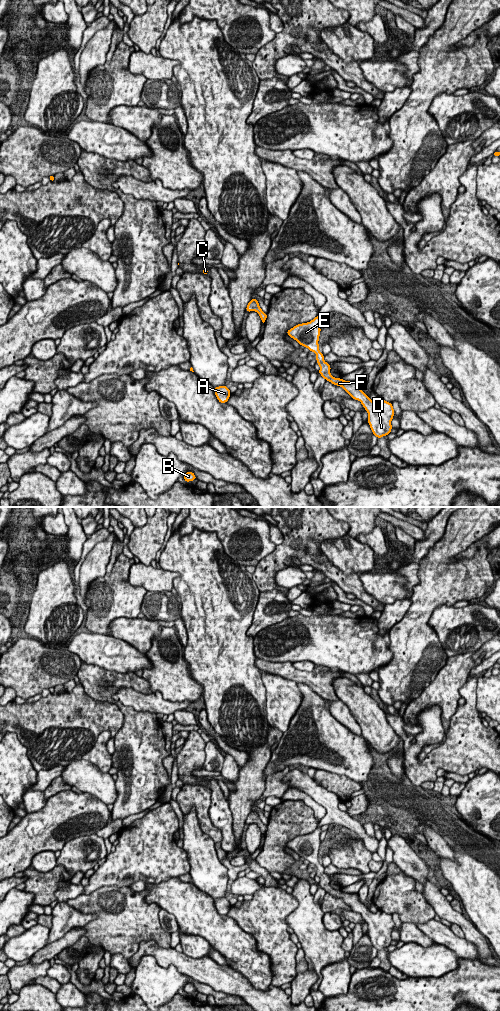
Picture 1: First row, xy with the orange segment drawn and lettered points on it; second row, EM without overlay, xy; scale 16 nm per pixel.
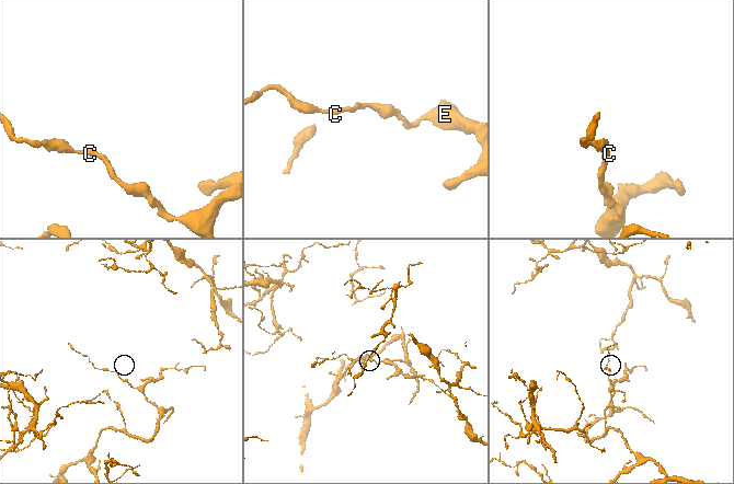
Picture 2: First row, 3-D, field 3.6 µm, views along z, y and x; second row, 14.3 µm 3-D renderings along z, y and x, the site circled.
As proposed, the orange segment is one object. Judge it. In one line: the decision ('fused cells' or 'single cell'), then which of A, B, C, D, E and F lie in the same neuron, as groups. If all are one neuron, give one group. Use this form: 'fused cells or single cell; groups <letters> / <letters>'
single cell; groups A B C D E F

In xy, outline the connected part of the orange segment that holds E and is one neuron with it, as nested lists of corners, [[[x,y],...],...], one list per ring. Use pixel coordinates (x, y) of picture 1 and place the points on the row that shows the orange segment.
[[[321,315],[316,316],[307,323],[297,324],[287,331],[287,335],[296,340],[301,346],[304,346],[317,354],[316,361],[320,366],[318,371],[327,381],[336,386],[341,386],[354,400],[361,402],[362,406],[368,412],[368,424],[371,431],[379,439],[390,434],[392,430],[391,421],[395,414],[392,403],[378,398],[372,401],[364,391],[360,389],[357,381],[345,381],[341,378],[335,378],[331,375],[330,364],[324,361],[324,355],[319,351],[319,336],[321,332]]]

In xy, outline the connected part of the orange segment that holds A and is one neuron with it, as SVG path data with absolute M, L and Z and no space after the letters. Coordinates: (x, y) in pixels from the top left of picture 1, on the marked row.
M225 385L214 387L215 395L220 403L227 403L230 398L231 392Z

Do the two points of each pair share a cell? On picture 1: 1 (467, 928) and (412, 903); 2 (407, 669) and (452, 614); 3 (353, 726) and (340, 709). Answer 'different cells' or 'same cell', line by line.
1: different cells
2: different cells
3: same cell

